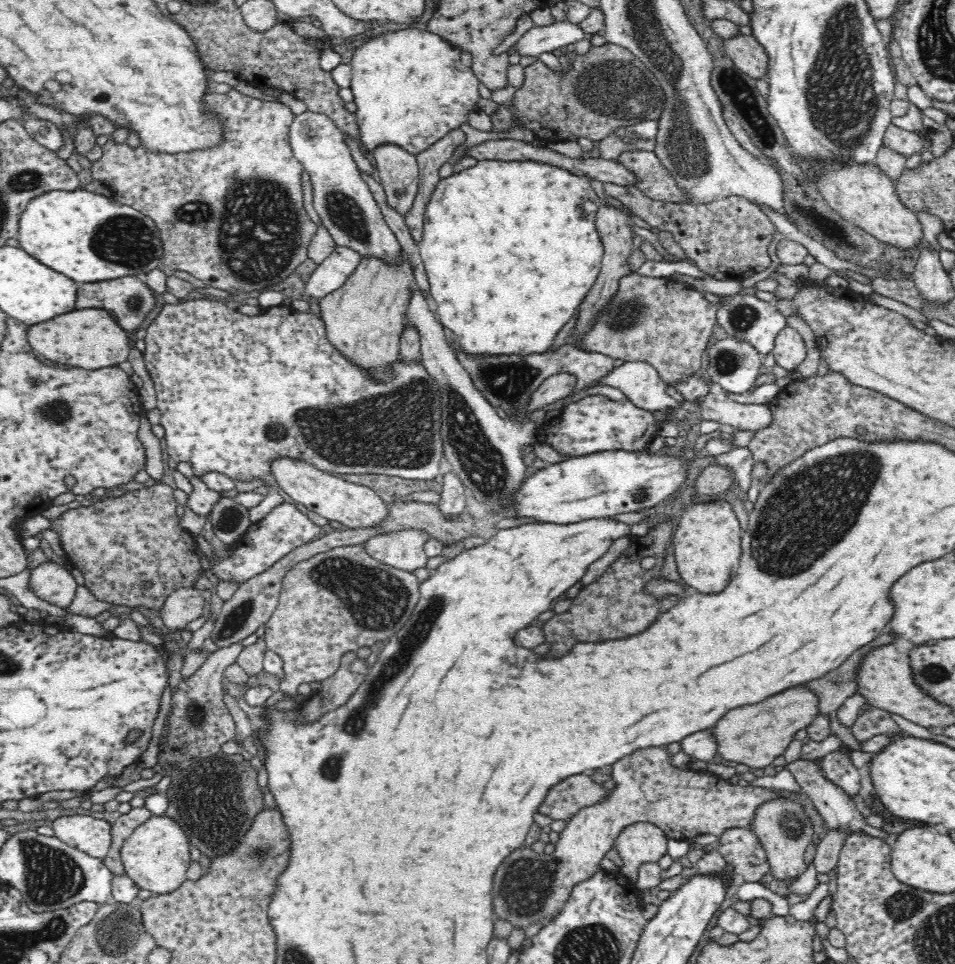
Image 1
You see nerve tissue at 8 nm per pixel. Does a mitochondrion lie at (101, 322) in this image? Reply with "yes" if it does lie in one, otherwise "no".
no

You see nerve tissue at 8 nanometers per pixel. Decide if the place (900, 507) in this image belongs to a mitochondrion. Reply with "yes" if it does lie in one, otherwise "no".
no

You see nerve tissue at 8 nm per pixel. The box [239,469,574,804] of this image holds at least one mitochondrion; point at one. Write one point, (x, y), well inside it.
(376, 599)

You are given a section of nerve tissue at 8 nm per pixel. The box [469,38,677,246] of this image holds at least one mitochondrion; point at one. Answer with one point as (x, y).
(617, 90)

